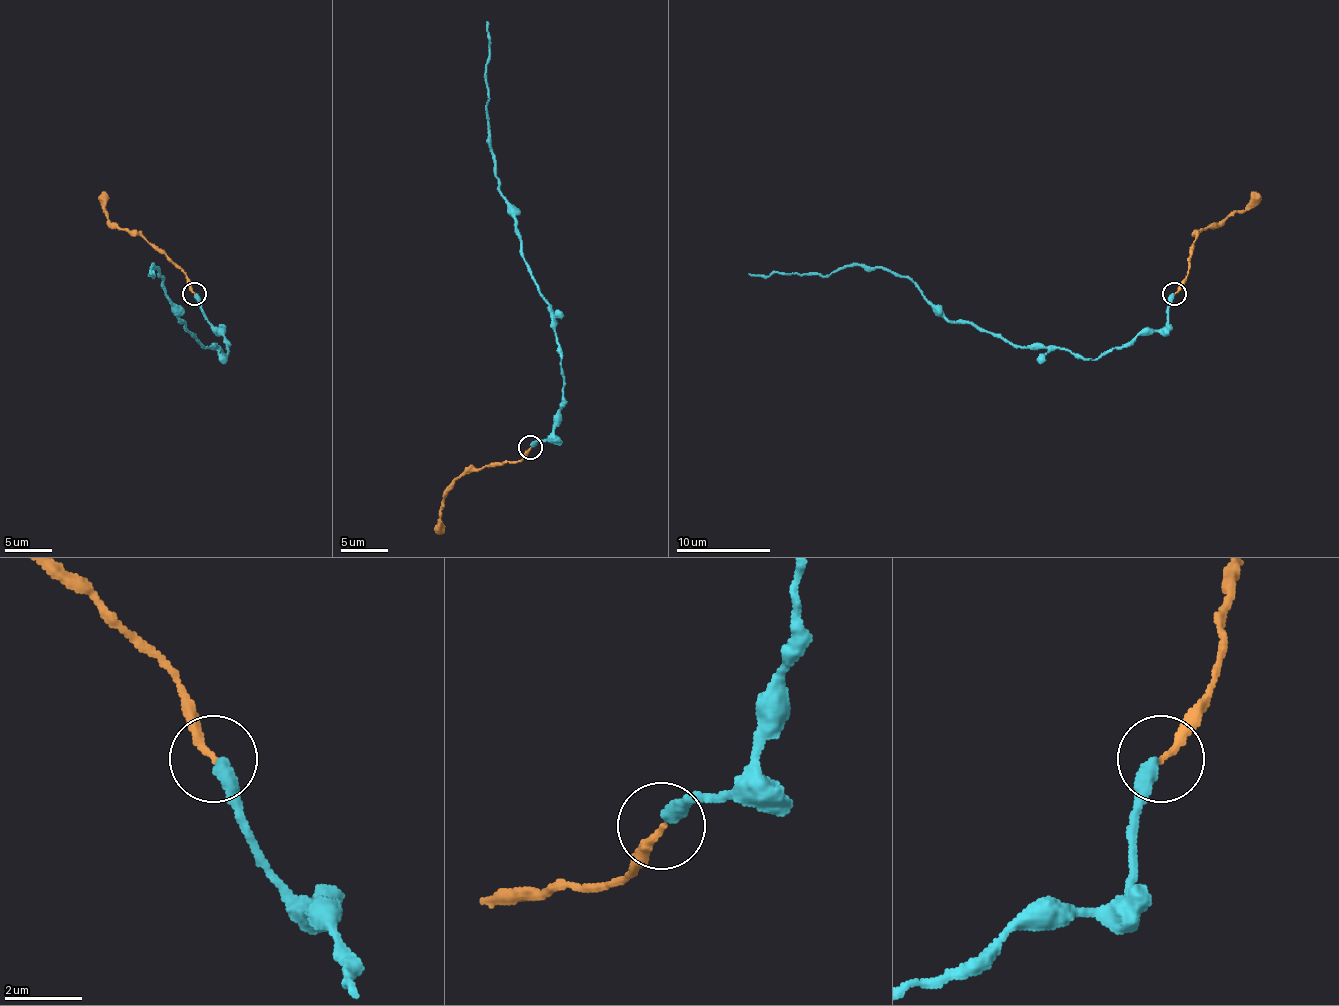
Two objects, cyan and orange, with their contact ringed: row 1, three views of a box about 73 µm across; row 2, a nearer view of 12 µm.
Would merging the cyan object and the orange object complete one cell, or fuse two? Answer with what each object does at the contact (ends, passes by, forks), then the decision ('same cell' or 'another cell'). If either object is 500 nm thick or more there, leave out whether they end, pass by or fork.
cyan ends there; orange ends there; same cell

